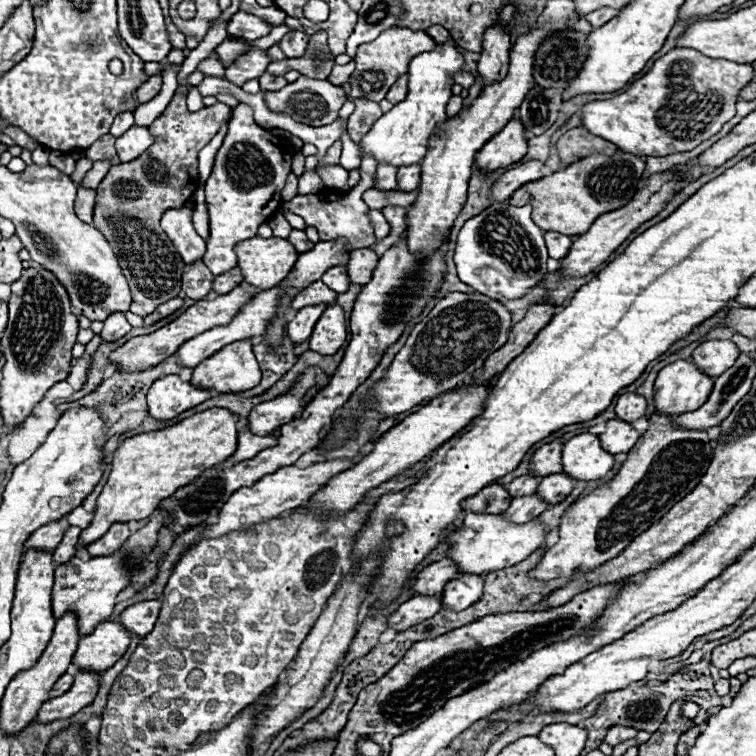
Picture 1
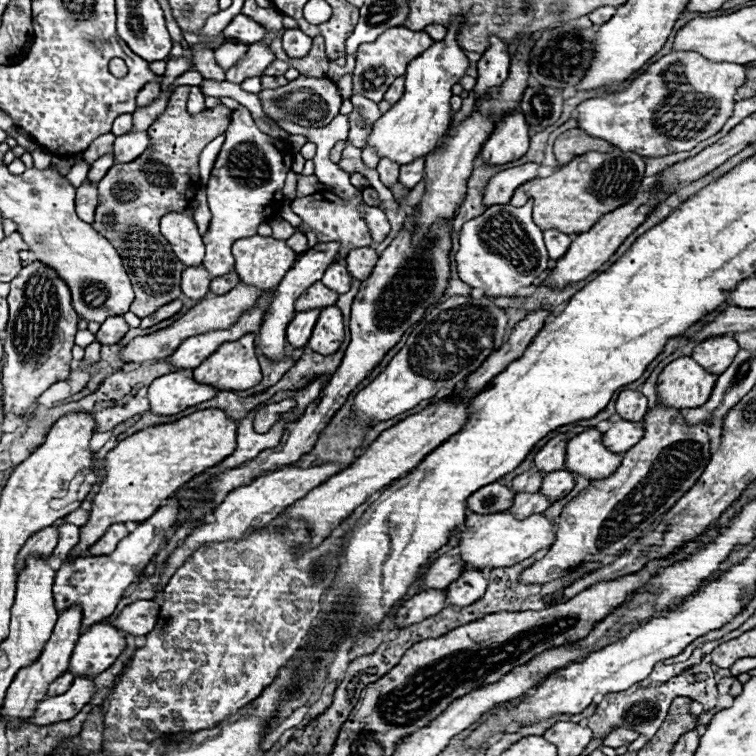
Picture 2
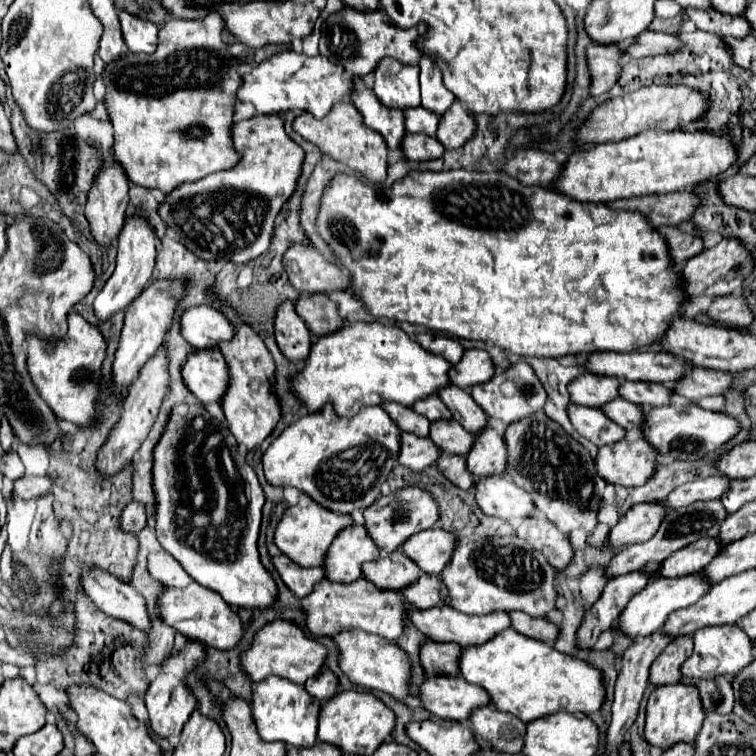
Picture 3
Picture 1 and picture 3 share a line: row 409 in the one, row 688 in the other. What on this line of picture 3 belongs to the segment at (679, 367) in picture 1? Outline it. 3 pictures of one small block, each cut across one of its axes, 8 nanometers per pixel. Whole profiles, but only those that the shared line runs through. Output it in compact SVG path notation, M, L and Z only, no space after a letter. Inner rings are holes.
M680 680L670 686L656 686L654 692L650 694L646 706L644 736L652 746L660 746L662 750L666 750L676 742L692 742L698 736L702 722L704 722L704 710L702 702L698 702L698 690Z

